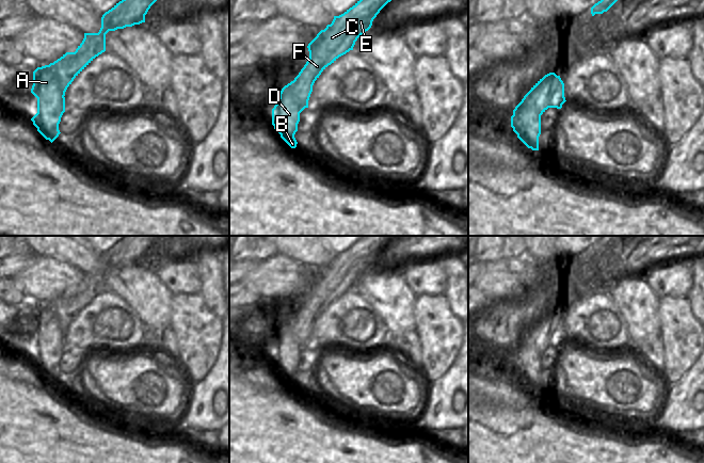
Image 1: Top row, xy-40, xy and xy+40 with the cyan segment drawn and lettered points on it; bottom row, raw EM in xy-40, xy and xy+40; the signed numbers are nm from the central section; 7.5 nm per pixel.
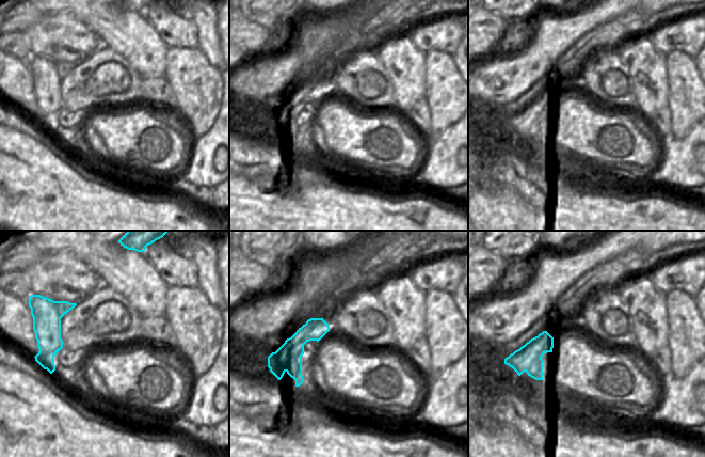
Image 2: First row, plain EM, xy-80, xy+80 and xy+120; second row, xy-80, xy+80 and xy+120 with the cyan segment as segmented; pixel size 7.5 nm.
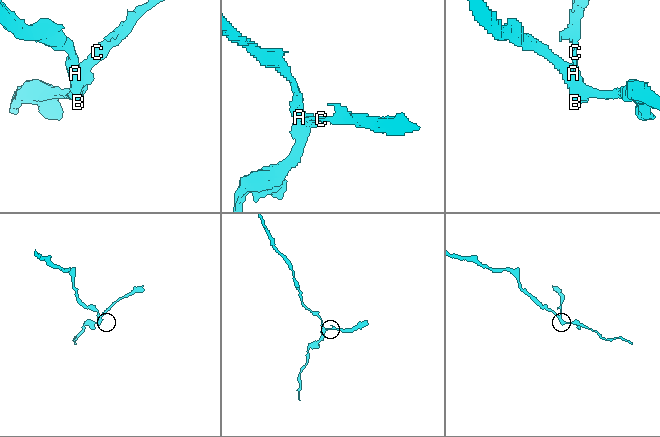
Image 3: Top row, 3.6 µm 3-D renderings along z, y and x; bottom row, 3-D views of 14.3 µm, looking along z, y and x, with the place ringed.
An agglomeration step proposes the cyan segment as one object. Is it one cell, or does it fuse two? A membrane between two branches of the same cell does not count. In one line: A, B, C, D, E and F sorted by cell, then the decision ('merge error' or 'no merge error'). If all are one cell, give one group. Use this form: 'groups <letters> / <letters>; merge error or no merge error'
groups A B D / C E F; merge error

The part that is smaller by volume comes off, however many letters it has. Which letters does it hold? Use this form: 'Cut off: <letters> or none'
Cut off: C, E, F

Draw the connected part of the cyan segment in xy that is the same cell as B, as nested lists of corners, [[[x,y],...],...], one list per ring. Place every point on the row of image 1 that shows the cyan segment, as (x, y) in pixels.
[[[291,81],[282,89],[279,98],[272,109],[272,125],[291,148],[297,147],[294,134],[298,131],[300,113],[308,108],[308,100],[309,97],[304,100],[295,98]]]

